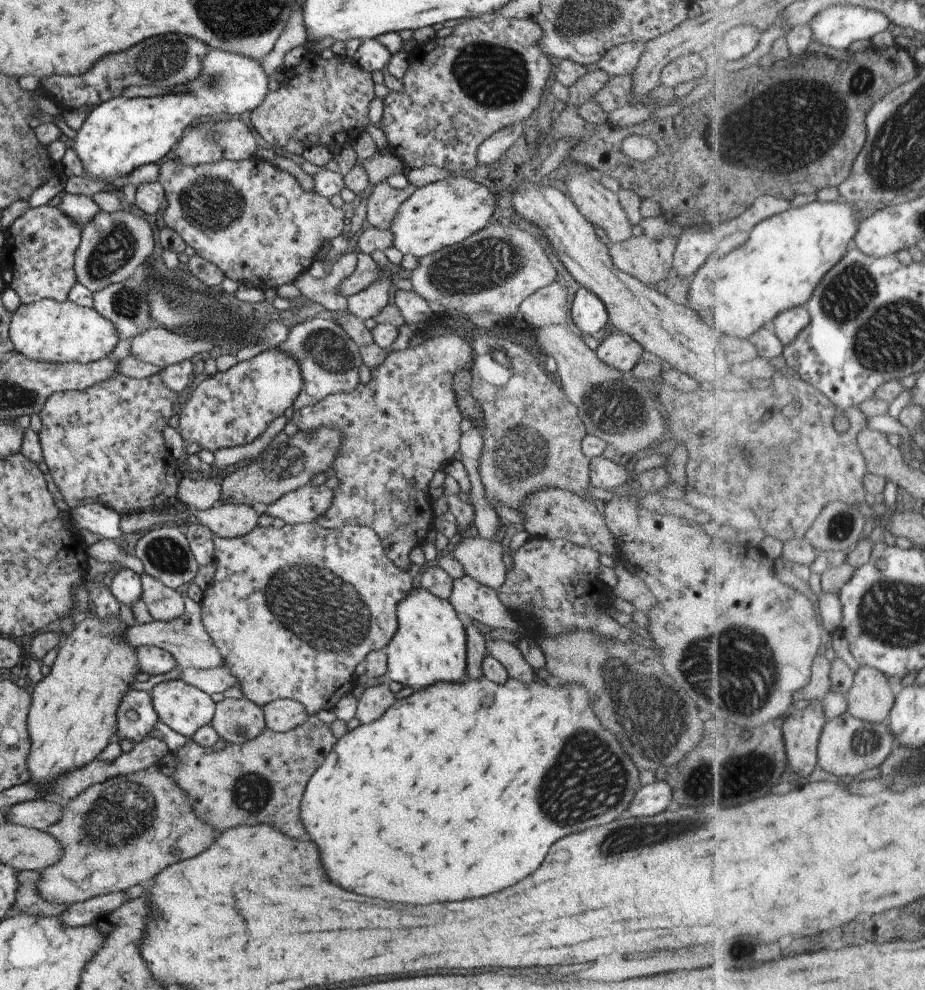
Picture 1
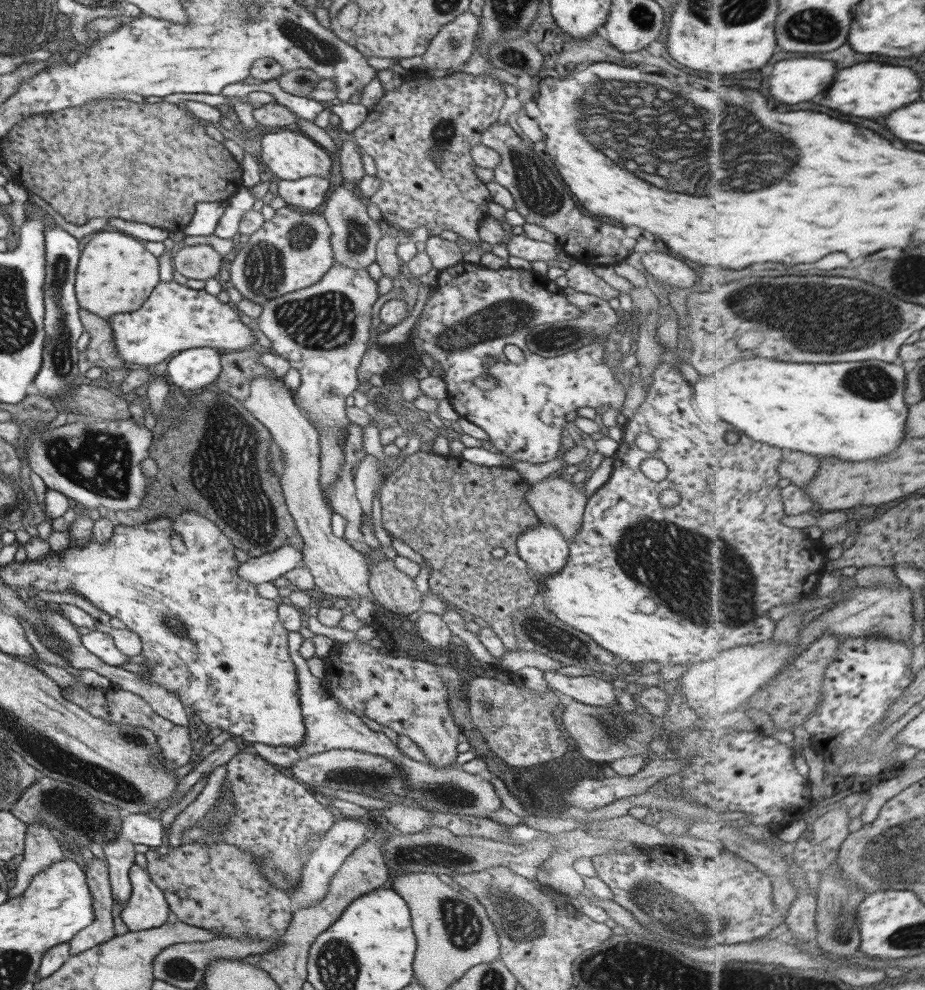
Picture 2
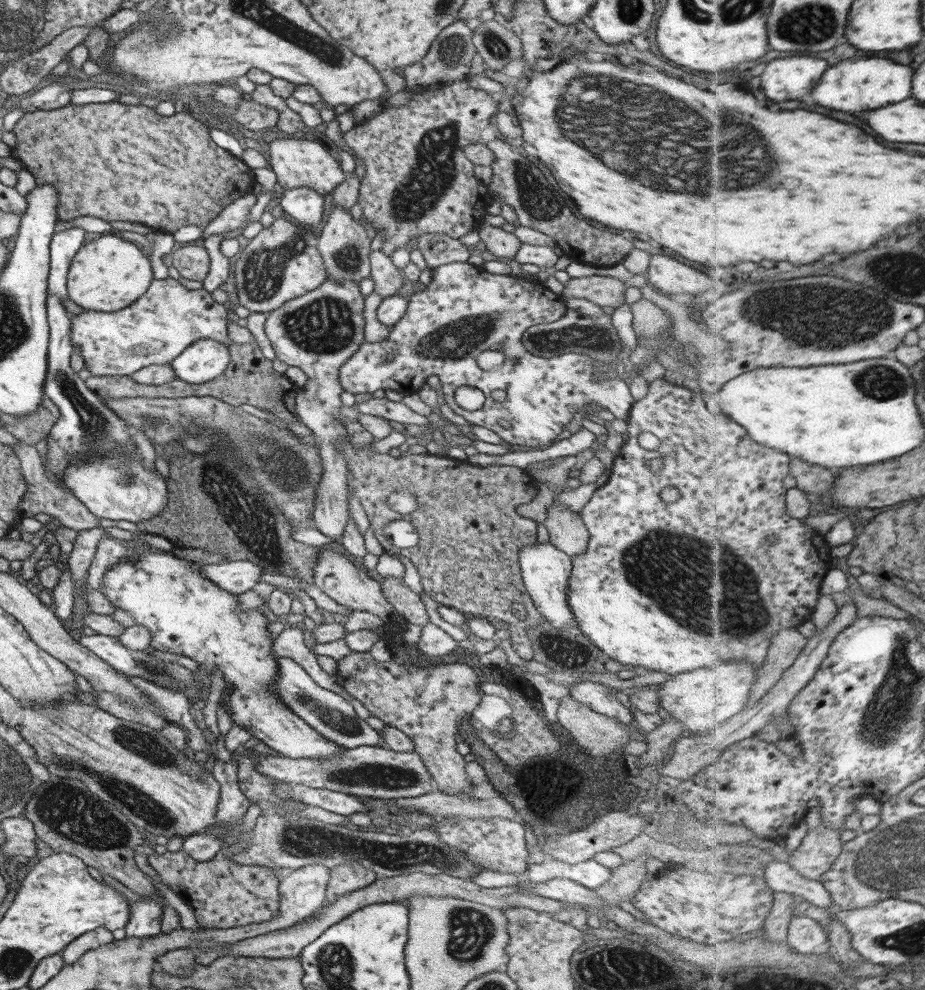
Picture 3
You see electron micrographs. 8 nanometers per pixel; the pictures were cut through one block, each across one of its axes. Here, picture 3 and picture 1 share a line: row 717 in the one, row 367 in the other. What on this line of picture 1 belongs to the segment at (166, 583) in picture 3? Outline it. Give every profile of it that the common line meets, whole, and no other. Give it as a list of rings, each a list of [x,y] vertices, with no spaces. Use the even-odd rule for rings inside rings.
[[[265,350],[252,360],[238,362],[226,372],[217,372],[198,384],[194,394],[181,405],[180,417],[174,422],[175,429],[183,442],[194,442],[210,451],[244,446],[256,440],[294,404],[302,385],[300,364],[292,356],[282,350]]]

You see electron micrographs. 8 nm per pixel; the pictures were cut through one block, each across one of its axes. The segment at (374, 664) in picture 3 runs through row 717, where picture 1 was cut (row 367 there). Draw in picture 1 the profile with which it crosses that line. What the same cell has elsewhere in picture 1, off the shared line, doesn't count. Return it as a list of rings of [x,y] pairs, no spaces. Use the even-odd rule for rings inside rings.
[[[446,333],[444,335],[435,336],[433,338],[427,339],[418,344],[418,346],[408,347],[405,350],[392,350],[384,361],[378,368],[374,368],[371,371],[372,378],[366,386],[360,383],[356,386],[356,390],[352,392],[336,392],[336,394],[330,394],[326,396],[324,400],[318,402],[318,404],[313,404],[312,406],[307,406],[301,408],[300,410],[293,410],[292,422],[296,424],[299,430],[302,430],[304,434],[312,434],[316,432],[318,428],[322,426],[332,426],[332,428],[338,428],[344,436],[342,440],[342,446],[338,450],[338,456],[334,460],[334,474],[338,477],[338,487],[333,490],[334,500],[332,500],[332,506],[326,510],[326,514],[322,514],[314,521],[322,528],[336,529],[346,525],[366,525],[381,538],[382,546],[384,547],[384,552],[386,556],[398,566],[400,569],[406,570],[410,566],[410,558],[408,557],[410,551],[416,546],[421,546],[427,535],[432,531],[432,525],[434,524],[435,514],[432,508],[432,499],[430,497],[429,482],[432,480],[432,476],[436,470],[443,470],[451,461],[454,459],[454,454],[458,450],[459,442],[461,439],[460,422],[462,422],[463,416],[460,413],[458,405],[456,404],[456,394],[452,390],[452,383],[454,378],[454,373],[462,368],[470,368],[471,362],[474,360],[473,350],[470,344],[454,334]]]

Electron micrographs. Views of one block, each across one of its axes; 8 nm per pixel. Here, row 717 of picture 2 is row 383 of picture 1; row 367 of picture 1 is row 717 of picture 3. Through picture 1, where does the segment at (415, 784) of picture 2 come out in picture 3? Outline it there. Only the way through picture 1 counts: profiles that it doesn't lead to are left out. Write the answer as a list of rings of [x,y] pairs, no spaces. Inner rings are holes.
[[[278,657],[278,677],[274,681],[274,690],[276,690],[278,698],[286,704],[286,708],[292,710],[294,714],[298,714],[314,730],[337,746],[345,749],[360,746],[384,746],[379,732],[370,727],[366,720],[356,715],[350,702],[339,694],[318,686],[310,678],[310,674],[292,658]]]

